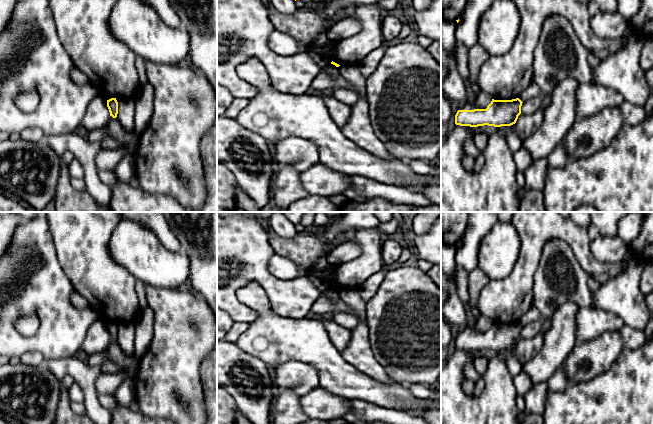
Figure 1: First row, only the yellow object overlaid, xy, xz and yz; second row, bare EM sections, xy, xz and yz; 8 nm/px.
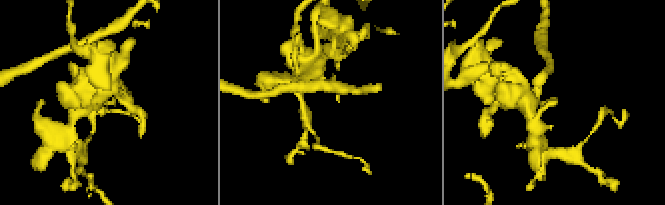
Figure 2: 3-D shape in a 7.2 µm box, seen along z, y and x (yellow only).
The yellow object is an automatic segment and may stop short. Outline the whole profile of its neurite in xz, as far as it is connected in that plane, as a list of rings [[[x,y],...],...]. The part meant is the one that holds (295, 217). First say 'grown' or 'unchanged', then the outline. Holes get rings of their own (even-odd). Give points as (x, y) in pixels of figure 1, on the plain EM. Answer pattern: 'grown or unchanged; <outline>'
unchanged; [[[282,212],[293,224],[300,224],[305,212]]]

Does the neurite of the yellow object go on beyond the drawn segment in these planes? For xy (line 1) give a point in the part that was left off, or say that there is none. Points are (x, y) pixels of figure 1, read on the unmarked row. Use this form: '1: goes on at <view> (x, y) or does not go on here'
1: does not go on here

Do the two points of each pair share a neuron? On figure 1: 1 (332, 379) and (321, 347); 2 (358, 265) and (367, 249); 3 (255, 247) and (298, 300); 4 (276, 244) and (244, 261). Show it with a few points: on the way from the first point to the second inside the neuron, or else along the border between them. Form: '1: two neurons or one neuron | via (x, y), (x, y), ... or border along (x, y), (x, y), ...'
1: one neuron | via (332, 371), (328, 360), (323, 355)
2: one neuron | via (362, 261), (367, 256), (367, 253)
3: one neuron | via (255, 263), (255, 267), (282, 294)
4: two neurons | border along (270, 234), (269, 245), (275, 253)

